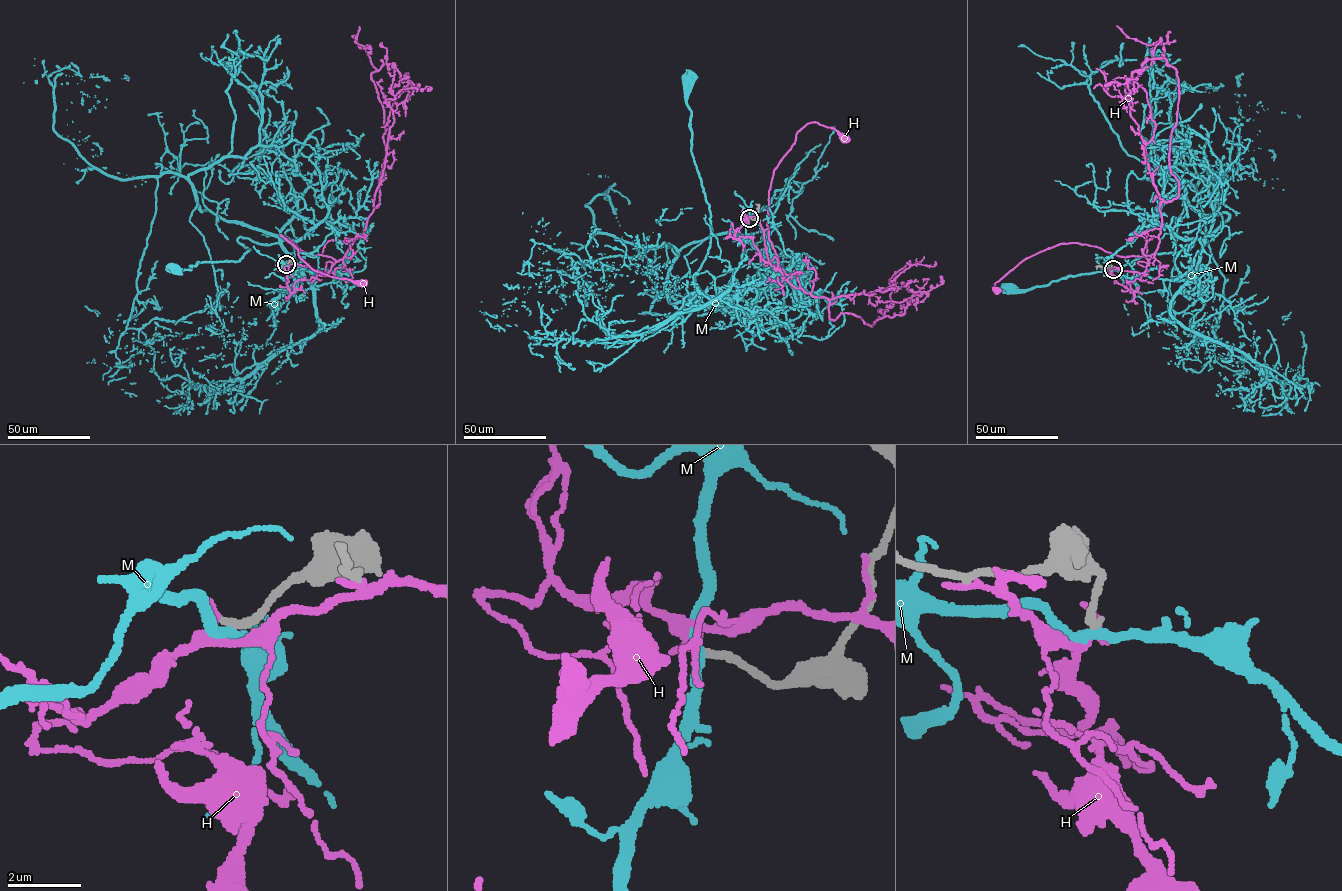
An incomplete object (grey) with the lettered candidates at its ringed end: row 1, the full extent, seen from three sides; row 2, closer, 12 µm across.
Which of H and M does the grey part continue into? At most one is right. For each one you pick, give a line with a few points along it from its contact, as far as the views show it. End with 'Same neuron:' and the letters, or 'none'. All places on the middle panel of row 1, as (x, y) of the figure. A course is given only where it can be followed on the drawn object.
Same neuron: none

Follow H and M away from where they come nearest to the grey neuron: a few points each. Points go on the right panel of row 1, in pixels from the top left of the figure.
H: (1112, 269), (1143, 273), (1148, 260), (1060, 243), (1027, 257), (994, 283), (996, 291)
M: (1112, 270), (1186, 279), (1206, 242), (1192, 239), (1189, 249), (1031, 289), (1008, 287)

